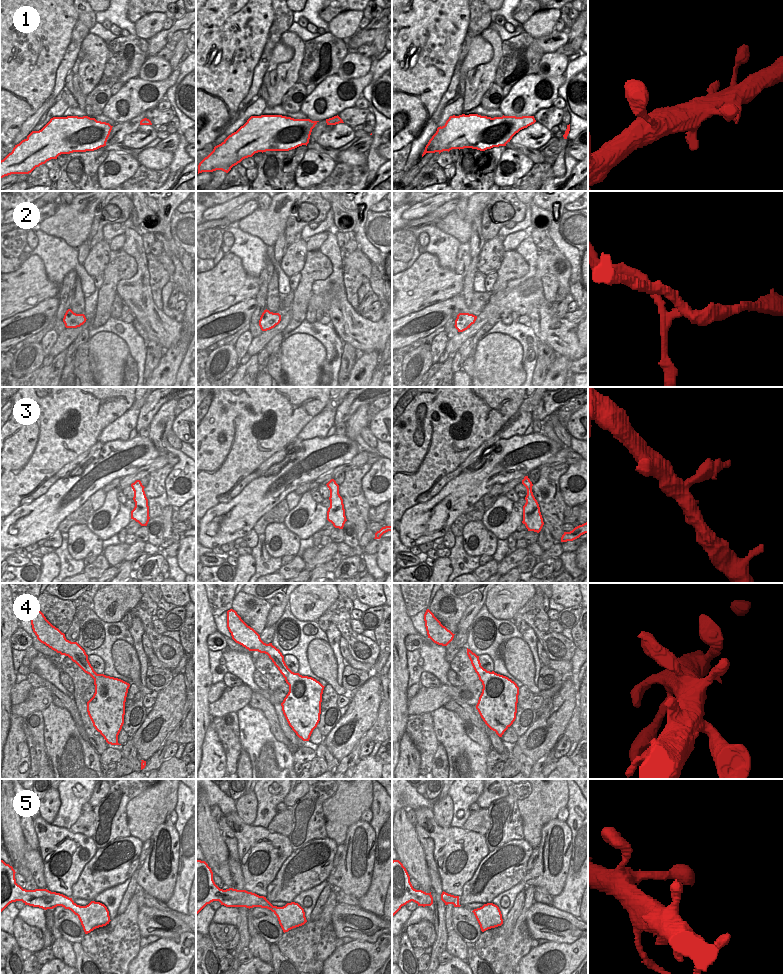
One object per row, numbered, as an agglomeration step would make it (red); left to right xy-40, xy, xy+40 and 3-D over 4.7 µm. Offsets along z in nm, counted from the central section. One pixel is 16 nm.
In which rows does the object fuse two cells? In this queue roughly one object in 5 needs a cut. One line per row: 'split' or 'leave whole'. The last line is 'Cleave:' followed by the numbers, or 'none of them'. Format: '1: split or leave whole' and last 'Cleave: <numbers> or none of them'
1: leave whole
2: split
3: leave whole
4: leave whole
5: leave whole
Cleave: 2

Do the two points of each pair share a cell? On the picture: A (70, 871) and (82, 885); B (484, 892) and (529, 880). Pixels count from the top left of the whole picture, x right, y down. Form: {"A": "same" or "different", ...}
{"A": "different", "B": "different"}

